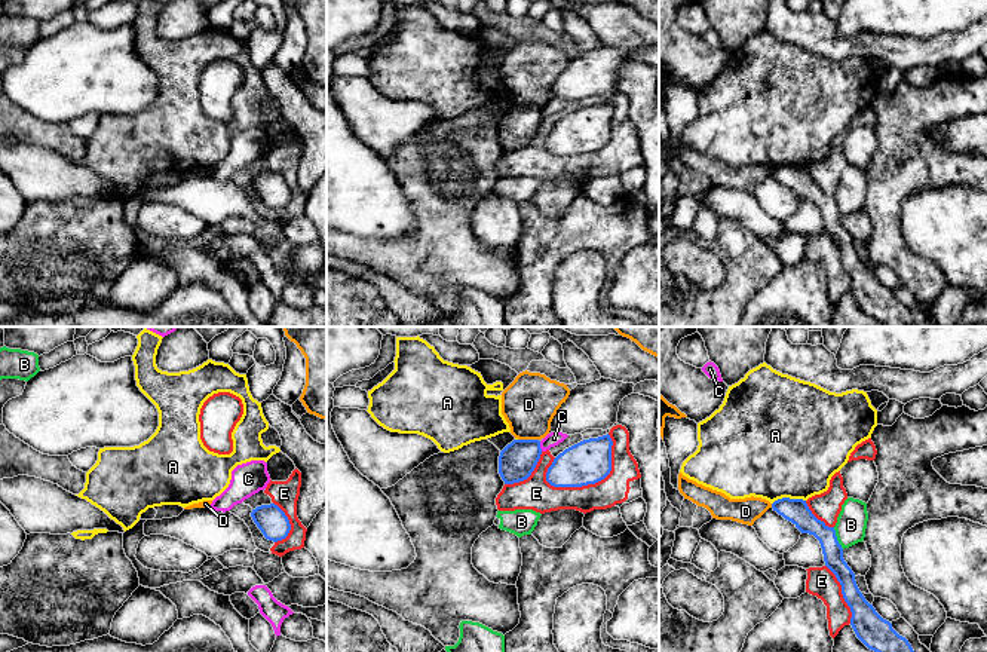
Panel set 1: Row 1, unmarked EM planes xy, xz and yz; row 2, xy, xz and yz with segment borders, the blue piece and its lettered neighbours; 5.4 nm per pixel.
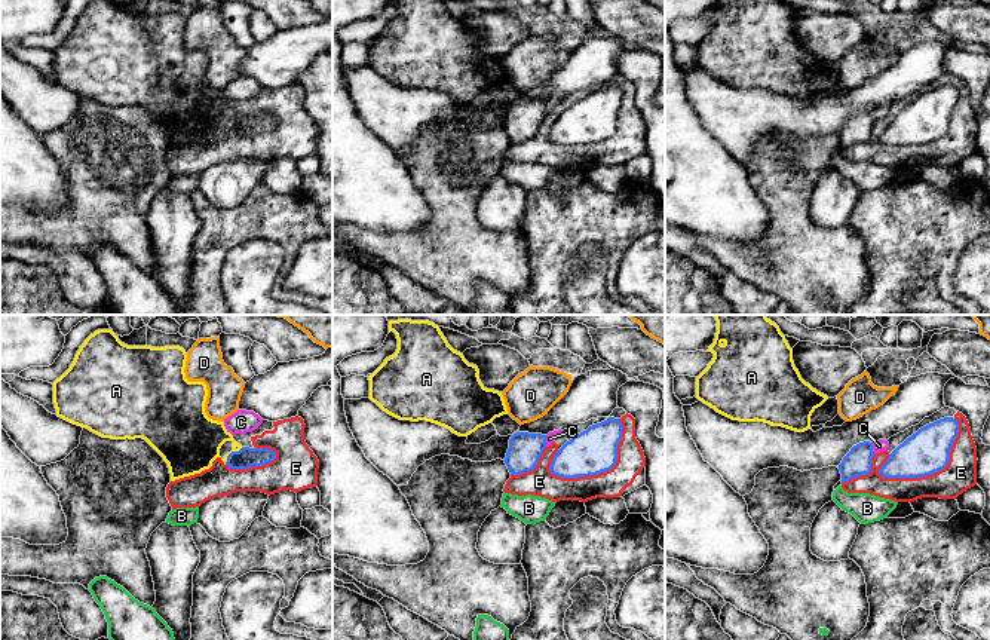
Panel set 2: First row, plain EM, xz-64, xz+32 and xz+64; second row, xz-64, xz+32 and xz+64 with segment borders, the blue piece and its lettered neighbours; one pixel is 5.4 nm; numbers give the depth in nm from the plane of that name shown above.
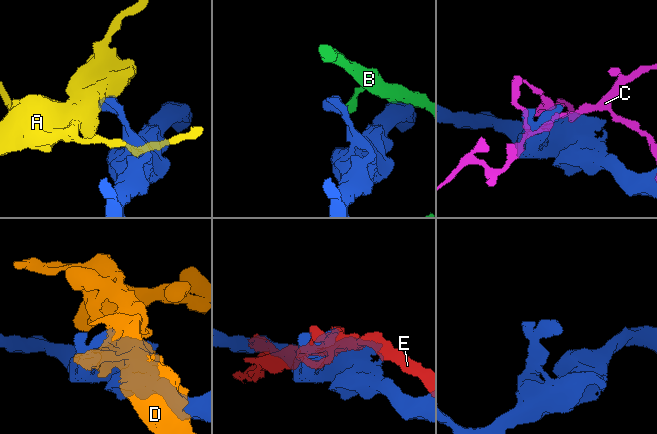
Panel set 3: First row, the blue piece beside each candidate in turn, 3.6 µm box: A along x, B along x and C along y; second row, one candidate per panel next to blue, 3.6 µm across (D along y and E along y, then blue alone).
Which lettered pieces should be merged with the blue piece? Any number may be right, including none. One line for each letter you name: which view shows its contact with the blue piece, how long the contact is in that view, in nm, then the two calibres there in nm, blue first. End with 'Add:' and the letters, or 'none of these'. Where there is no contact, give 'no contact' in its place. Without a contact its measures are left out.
Add: none of these

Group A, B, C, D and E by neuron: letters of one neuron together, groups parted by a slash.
A / B / C / D / E

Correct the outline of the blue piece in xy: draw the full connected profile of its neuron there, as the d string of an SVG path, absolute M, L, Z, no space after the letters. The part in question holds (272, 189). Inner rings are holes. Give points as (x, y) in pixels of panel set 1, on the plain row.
M275 171L252 177L251 184L266 206L278 209L288 203L291 192L285 180Z

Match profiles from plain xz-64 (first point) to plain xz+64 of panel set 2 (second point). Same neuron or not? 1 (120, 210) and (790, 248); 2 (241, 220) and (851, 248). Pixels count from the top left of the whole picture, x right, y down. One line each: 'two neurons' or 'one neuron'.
1: one neuron
2: two neurons

